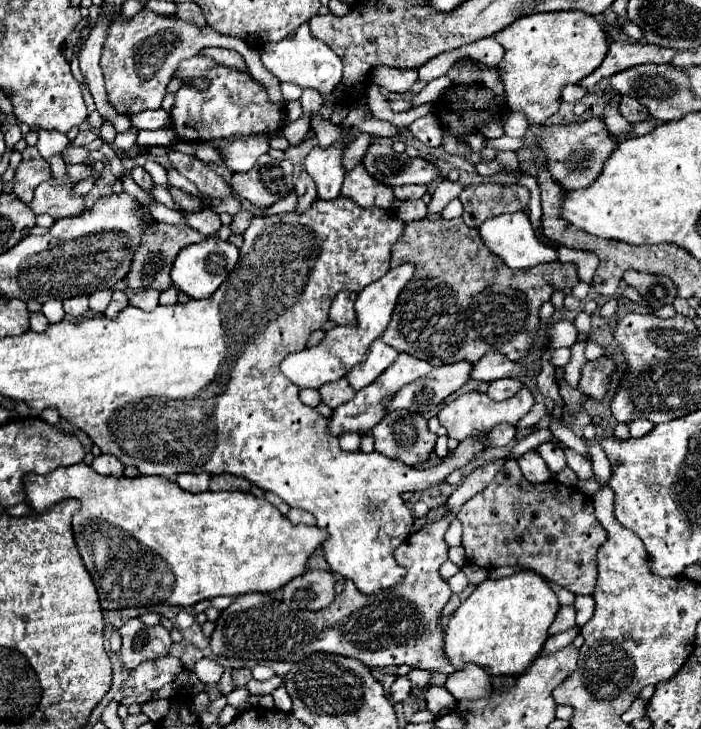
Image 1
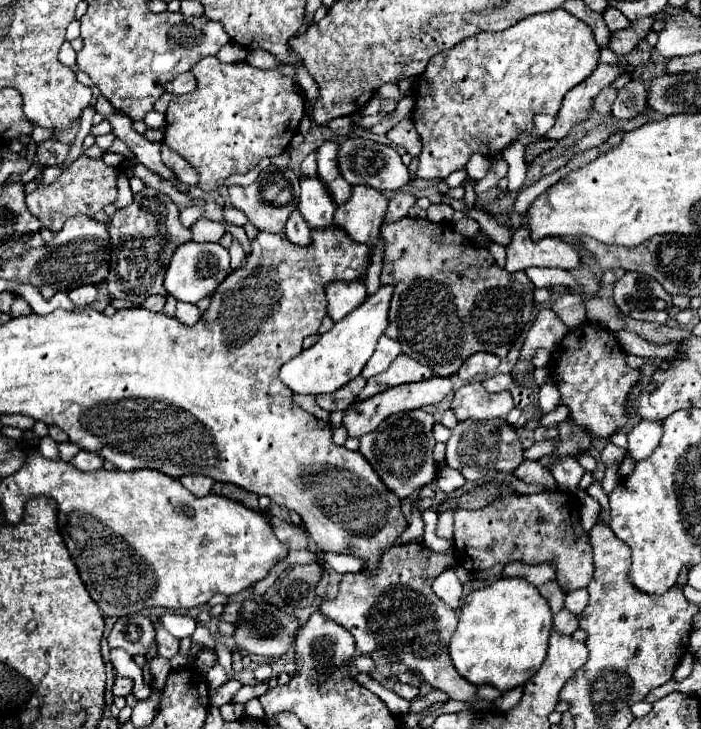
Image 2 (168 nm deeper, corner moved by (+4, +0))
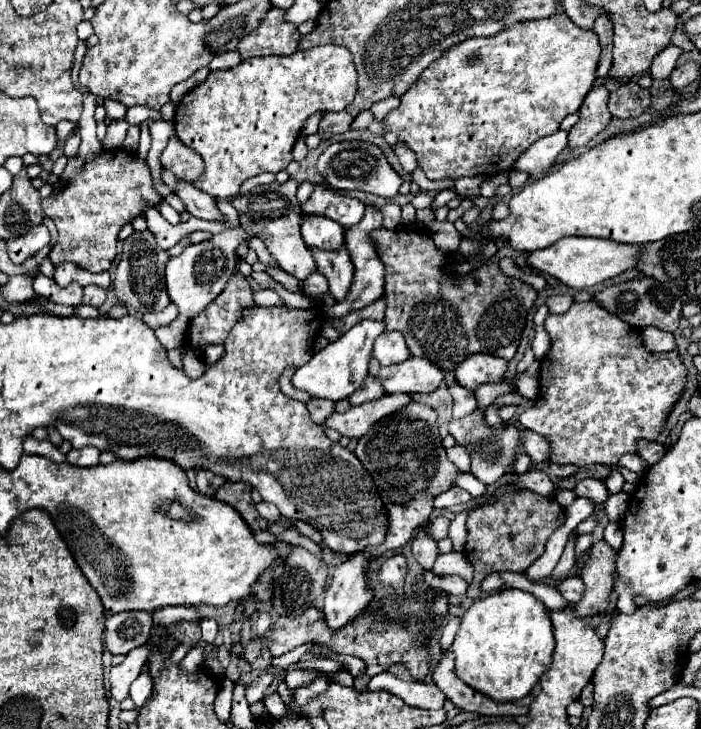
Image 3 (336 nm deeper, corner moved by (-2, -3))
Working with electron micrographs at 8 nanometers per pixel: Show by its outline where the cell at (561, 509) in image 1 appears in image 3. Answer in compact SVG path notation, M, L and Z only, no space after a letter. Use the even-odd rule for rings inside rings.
M510 490L498 502L482 504L468 516L466 546L464 554L474 566L474 580L468 586L470 598L482 596L482 580L492 572L526 572L546 548L550 534L560 528L566 520L566 512L554 498L540 496L530 490Z

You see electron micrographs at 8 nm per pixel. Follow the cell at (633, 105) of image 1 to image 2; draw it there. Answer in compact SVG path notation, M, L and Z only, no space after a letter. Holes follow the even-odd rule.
M632 79L618 91L618 97L612 105L612 115L616 119L632 119L640 115L646 109L646 97L646 87L638 79Z

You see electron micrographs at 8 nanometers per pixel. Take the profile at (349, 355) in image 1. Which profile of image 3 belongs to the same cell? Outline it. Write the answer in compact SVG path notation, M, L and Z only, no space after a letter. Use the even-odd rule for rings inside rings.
M362 320L354 328L350 328L338 342L328 344L320 352L312 356L312 360L304 366L300 366L292 378L294 388L308 392L316 398L328 398L328 400L342 400L348 398L354 390L360 388L362 380L368 374L368 360L374 346L374 340L378 334L384 332L384 322L374 320Z

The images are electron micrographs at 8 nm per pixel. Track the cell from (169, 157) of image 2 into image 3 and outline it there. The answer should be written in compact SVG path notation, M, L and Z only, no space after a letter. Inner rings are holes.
M172 136L168 140L168 146L162 152L160 160L162 160L164 168L172 170L178 178L182 178L186 182L198 180L202 174L202 168L204 168L202 158L194 150L186 148L176 136Z

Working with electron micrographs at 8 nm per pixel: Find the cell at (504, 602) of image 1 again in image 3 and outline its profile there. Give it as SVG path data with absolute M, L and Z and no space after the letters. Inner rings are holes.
M506 588L476 600L462 616L452 644L458 678L498 702L522 700L550 668L552 650L554 636L546 606L518 588Z

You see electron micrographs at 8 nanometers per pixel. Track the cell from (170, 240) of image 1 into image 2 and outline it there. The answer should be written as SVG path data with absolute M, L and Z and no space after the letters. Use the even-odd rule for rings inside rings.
M144 187L140 193L134 195L134 201L116 211L110 221L110 241L112 241L112 263L110 273L106 277L108 291L116 299L124 299L130 305L140 305L146 295L158 293L166 295L164 275L174 251L190 241L190 229L186 229L178 219L176 203L152 189Z

